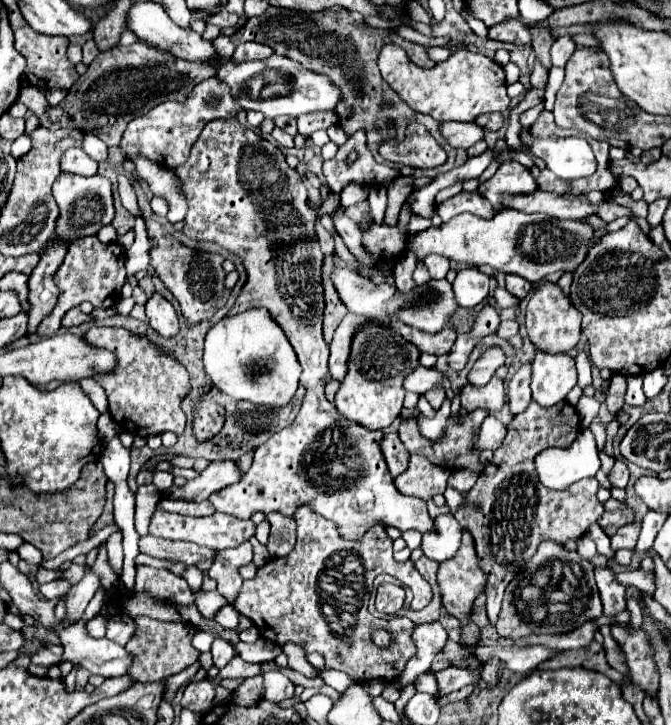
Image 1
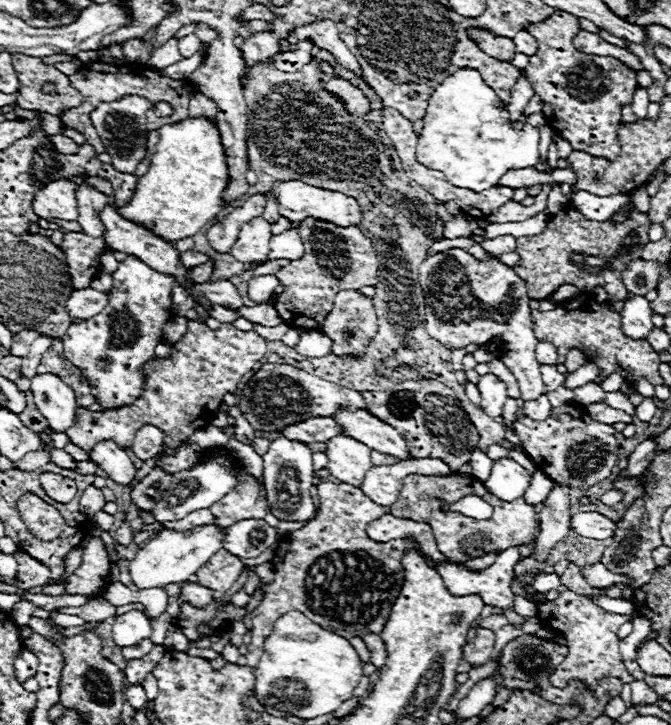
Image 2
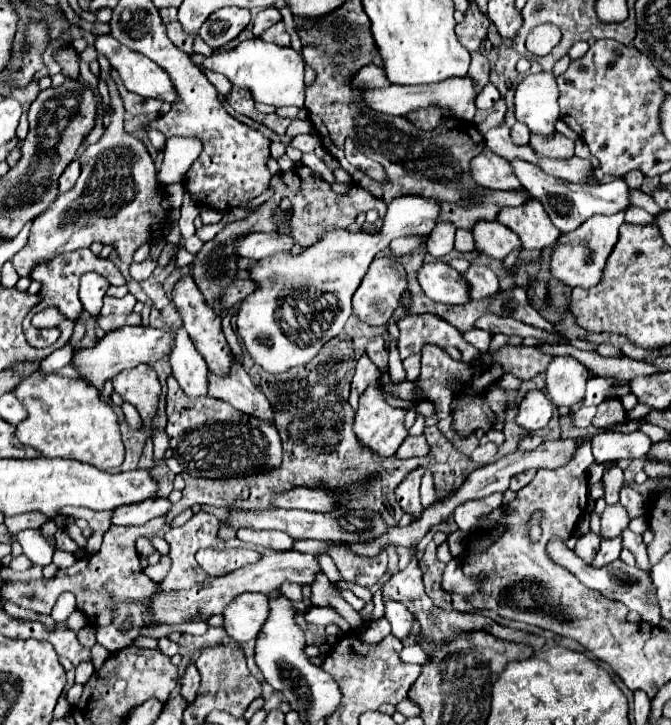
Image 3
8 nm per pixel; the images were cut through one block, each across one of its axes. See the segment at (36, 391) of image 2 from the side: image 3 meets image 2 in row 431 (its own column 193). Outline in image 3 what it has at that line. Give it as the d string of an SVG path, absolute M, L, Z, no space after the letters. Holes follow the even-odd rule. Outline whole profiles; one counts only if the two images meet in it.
M260 38L244 40L234 50L220 52L216 50L212 56L192 54L192 64L196 68L206 68L210 72L224 74L230 84L246 88L252 92L254 102L274 104L278 106L304 106L304 64L300 54L294 48L282 48L268 44Z

